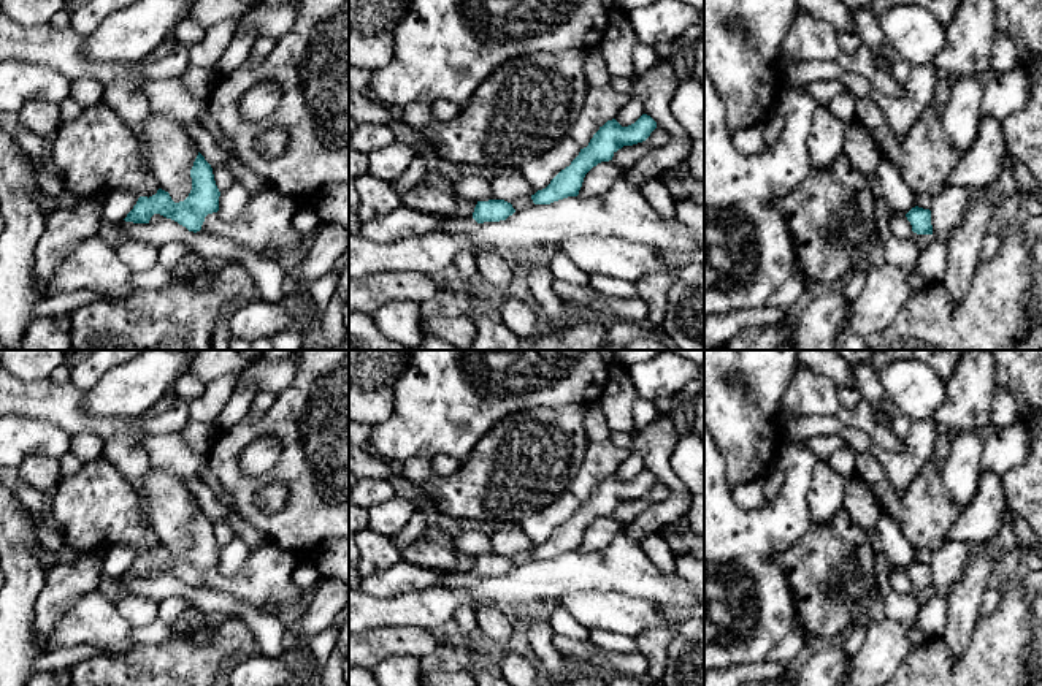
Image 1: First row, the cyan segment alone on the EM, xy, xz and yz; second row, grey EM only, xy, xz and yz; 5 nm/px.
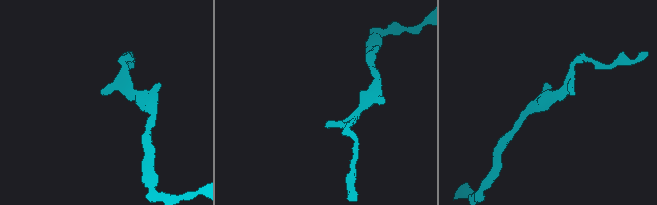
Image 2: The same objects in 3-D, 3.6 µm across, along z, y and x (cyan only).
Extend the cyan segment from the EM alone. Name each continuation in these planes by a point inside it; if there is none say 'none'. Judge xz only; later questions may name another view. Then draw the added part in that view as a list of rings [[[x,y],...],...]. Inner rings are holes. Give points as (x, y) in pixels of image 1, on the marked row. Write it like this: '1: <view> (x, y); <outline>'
1: xz (452, 225); [[[450,217],[441,222],[439,231],[455,234],[455,233],[471,231],[476,227],[477,227],[477,222],[473,217],[466,217],[466,219]]]

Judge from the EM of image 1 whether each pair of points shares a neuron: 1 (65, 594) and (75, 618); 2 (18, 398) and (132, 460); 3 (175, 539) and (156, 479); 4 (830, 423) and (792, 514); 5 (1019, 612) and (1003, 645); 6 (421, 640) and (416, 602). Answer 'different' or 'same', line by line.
1: different
2: different
3: same
4: different
5: same
6: different

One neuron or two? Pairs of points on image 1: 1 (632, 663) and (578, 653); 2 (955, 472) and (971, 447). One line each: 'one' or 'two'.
1: one
2: one

